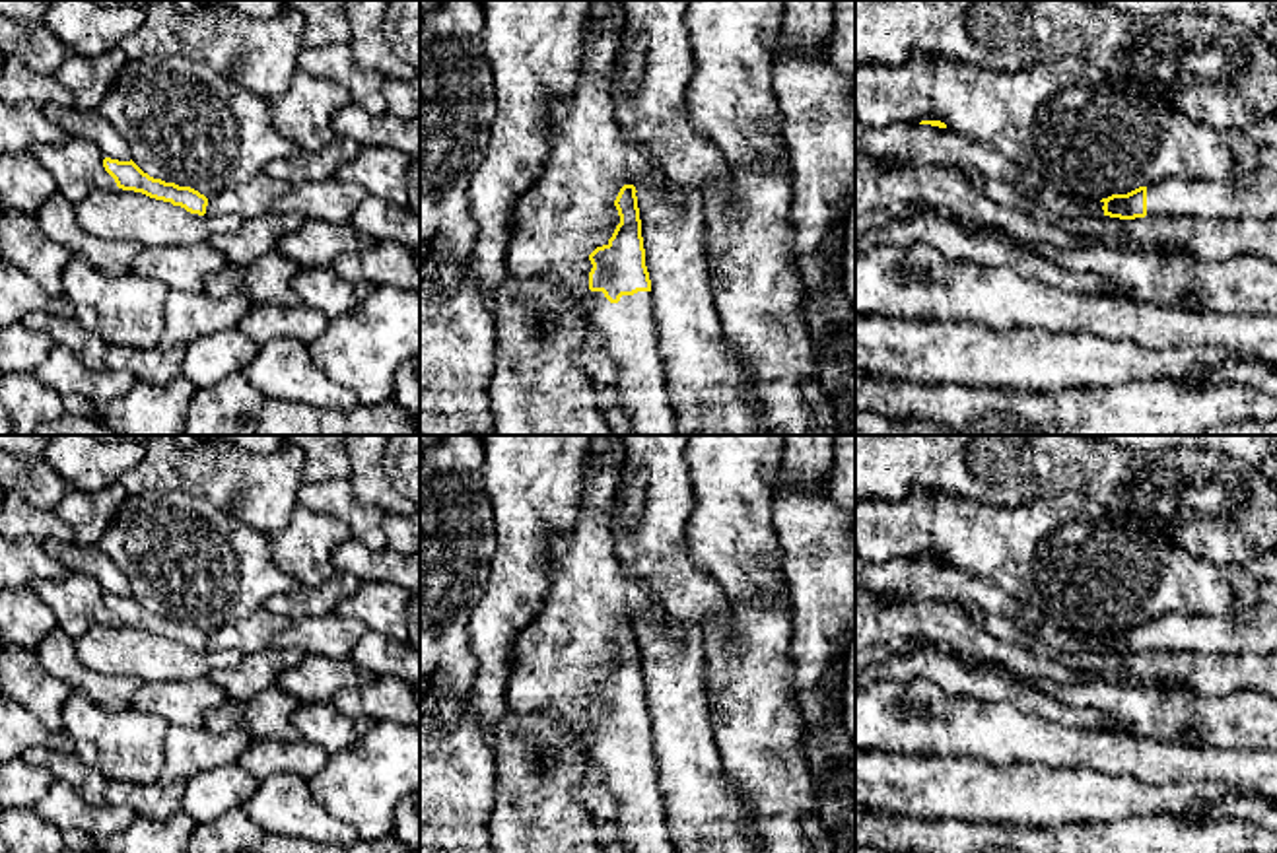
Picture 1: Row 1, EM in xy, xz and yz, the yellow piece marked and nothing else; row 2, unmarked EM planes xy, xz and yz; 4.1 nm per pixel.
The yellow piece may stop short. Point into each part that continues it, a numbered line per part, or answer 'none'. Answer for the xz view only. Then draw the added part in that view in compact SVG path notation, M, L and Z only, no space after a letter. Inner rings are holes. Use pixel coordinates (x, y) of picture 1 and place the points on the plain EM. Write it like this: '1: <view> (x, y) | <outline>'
1: xz (628, 764) | M603 727L585 733L593 764L603 771L618 812L616 828L628 853L682 853L667 824L653 729L638 727L610 738Z

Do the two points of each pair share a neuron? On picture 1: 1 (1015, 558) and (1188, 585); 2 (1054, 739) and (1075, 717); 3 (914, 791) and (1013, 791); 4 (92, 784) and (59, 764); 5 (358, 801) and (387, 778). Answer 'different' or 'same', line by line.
1: same
2: different
3: same
4: same
5: same

